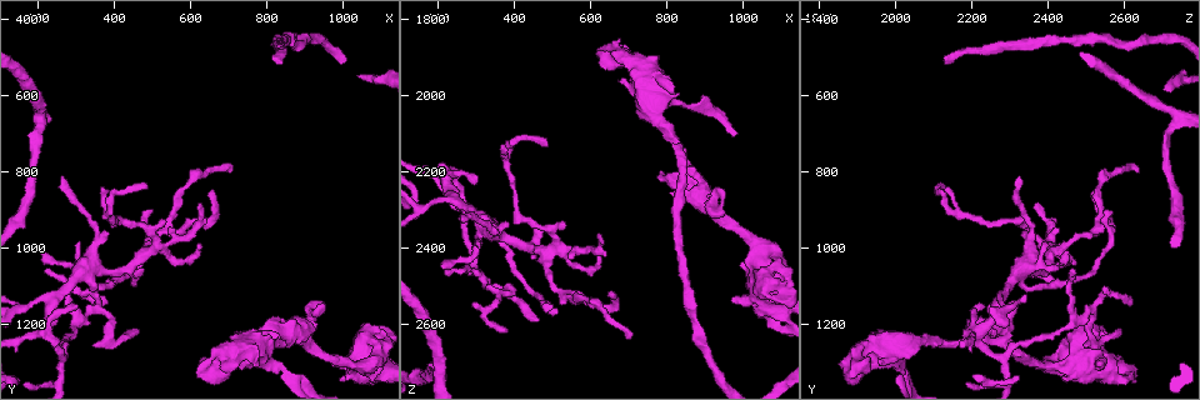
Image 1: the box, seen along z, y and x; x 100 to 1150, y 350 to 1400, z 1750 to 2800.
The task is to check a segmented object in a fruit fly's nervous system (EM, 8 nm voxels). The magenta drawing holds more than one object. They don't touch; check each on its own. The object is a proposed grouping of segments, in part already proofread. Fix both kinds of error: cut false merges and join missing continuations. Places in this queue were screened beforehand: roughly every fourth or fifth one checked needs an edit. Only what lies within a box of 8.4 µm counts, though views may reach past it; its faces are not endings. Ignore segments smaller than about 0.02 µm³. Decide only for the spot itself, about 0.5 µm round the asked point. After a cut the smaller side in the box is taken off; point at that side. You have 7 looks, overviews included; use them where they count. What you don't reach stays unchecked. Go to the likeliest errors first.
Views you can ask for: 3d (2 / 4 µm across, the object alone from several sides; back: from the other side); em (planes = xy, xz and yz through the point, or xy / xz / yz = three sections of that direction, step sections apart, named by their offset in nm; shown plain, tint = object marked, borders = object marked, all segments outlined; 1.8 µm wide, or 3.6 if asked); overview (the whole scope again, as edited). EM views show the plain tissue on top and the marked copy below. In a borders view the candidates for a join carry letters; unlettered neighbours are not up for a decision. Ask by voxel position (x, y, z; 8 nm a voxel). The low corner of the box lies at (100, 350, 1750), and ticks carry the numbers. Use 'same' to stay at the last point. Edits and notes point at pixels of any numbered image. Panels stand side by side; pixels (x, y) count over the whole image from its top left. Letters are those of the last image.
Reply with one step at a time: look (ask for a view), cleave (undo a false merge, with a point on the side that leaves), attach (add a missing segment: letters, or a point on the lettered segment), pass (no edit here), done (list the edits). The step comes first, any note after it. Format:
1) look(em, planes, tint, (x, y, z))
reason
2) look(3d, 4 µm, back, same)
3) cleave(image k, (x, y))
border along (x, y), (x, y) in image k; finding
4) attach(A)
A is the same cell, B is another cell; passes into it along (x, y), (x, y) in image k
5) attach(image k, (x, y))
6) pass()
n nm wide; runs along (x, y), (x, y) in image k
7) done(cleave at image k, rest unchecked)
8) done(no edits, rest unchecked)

look(em, planes, borders, (815, 515, 2130))
an open end

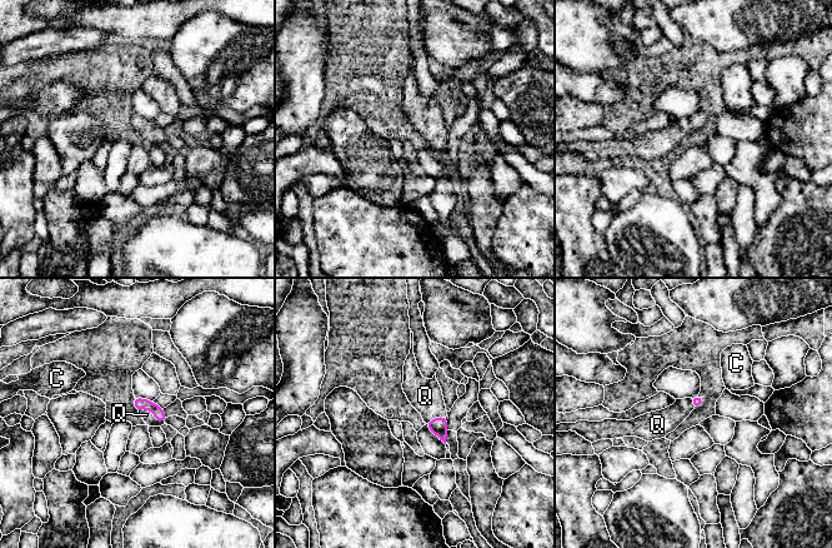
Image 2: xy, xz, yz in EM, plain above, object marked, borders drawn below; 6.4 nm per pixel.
attach(Q)
Q is the same cell, C is another cell; passes into it along (139, 403), (153, 413), (146, 414) in image 2; the neuron continues

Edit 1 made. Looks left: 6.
look(overview)

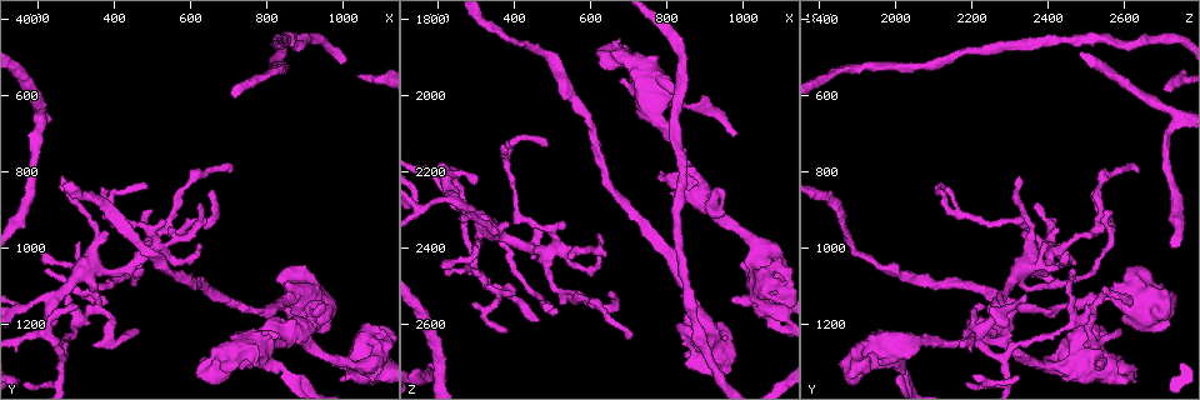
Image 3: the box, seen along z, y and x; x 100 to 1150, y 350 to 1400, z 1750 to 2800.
look(3d, 2 µm, back, (475, 1020, 2410))
thin neck

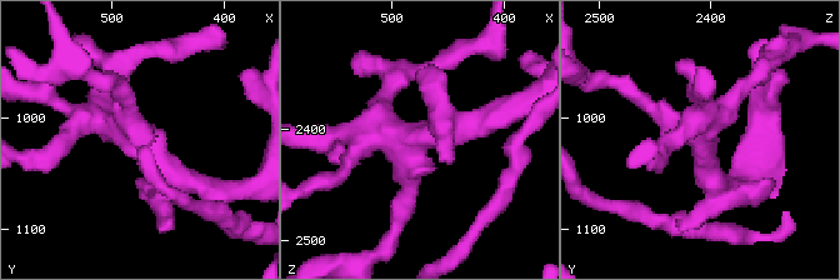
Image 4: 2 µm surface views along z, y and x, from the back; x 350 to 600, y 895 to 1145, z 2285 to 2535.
look(em, yz, step 4, tint, (474, 1020, 2406))
now the EM

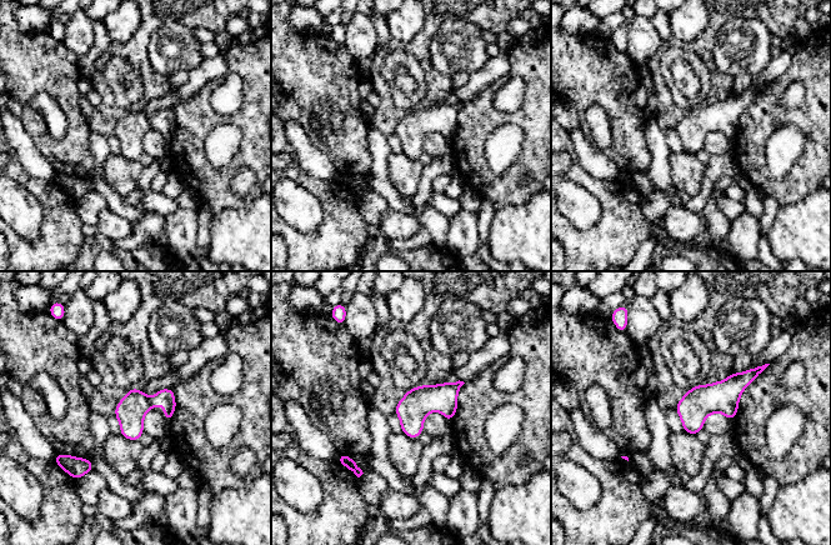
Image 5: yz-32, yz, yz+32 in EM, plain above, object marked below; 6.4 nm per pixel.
look(em, planes, borders, same)

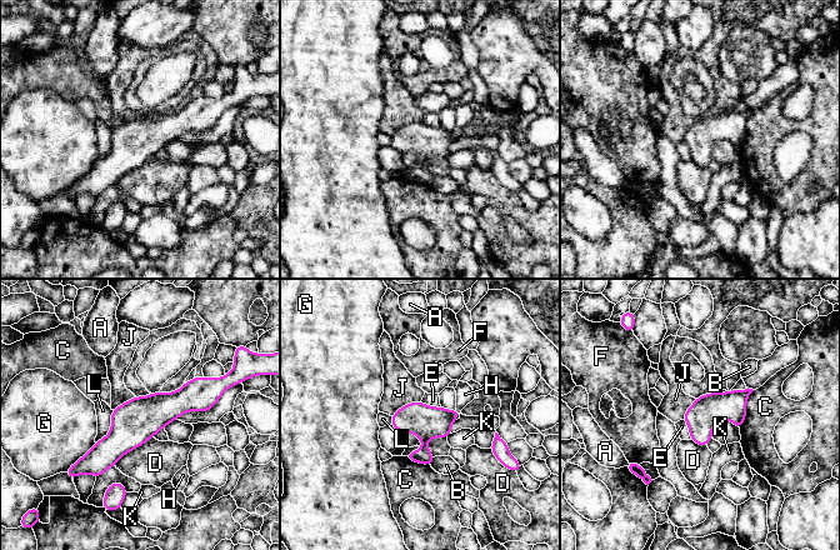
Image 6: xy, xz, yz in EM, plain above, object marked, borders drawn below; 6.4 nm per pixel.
pass()
D touches over 320 nm; A, B, C, D, E, F, G, H, J, K and L are other cells; border along (420, 401), (440, 406) in image 6; continuous, no second neuron

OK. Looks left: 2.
look(em, xy, step 16, borders, (685, 1305, 1965))
free end

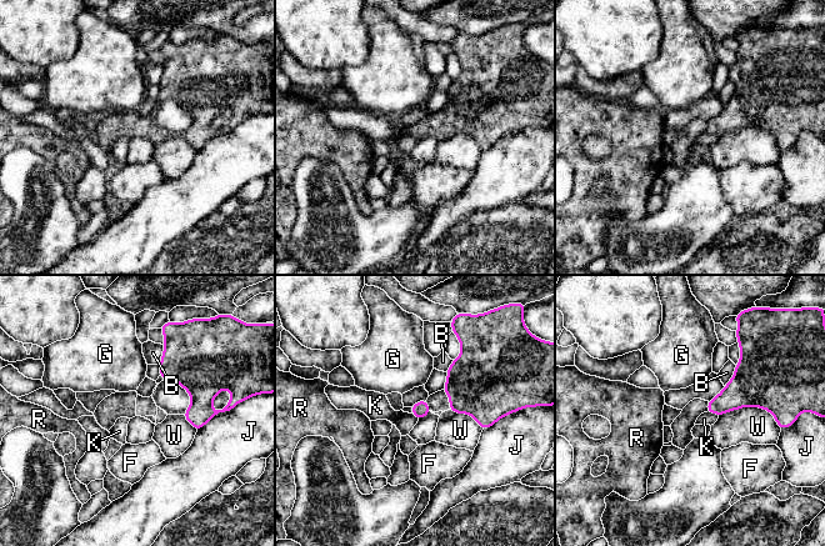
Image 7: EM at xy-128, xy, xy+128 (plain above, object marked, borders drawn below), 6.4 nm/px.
pass()
W touches over 400 nm; B, F, G, J, K, R and W are other cells; border along (706, 411), (714, 412), (718, 416) in image 7; none of them fits

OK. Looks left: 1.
done(attach at image 2, rest unchecked)

